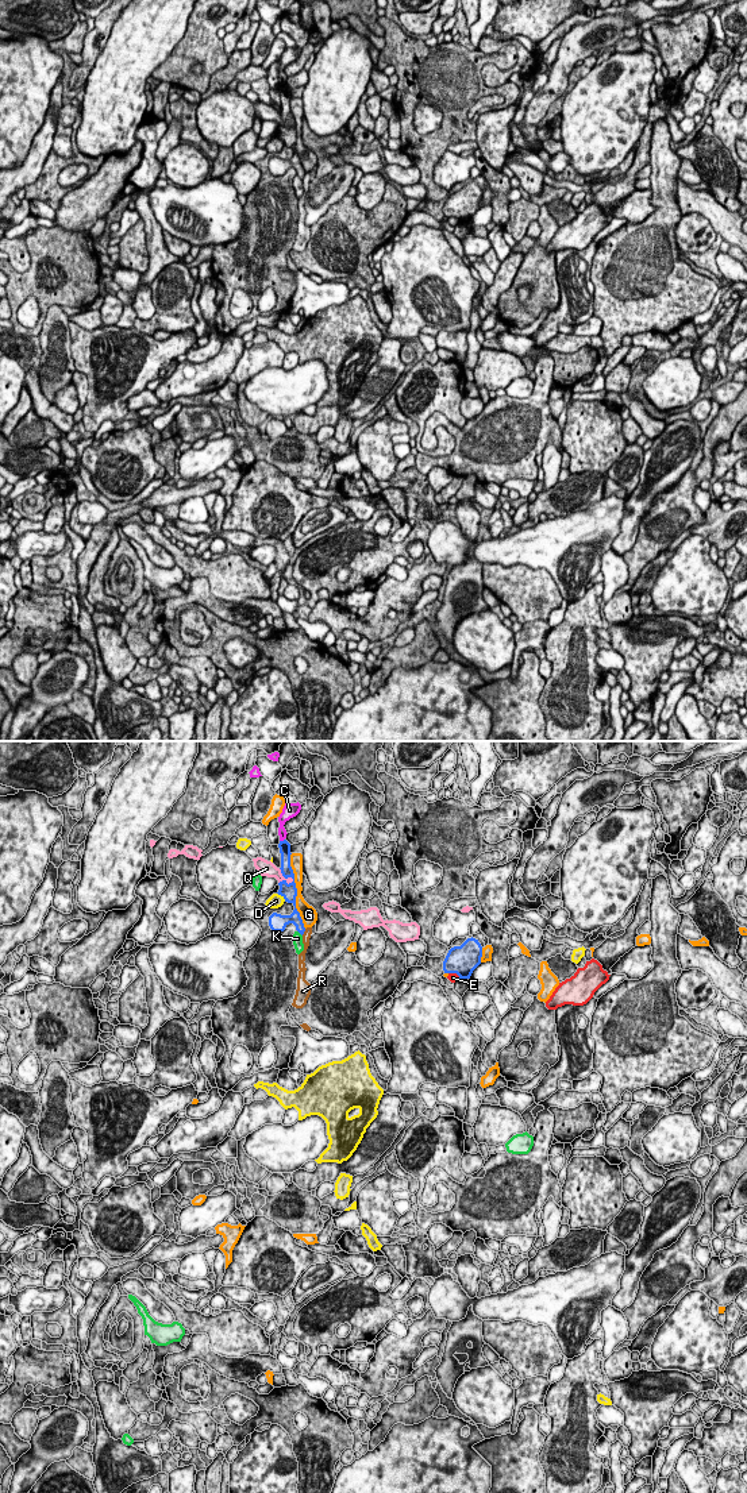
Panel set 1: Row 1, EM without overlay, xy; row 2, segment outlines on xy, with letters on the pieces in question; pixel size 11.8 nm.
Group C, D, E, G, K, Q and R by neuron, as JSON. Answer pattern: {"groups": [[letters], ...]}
{"groups": [["C"], ["D"], ["E"], ["G"], ["K"], ["Q"], ["R"]]}

